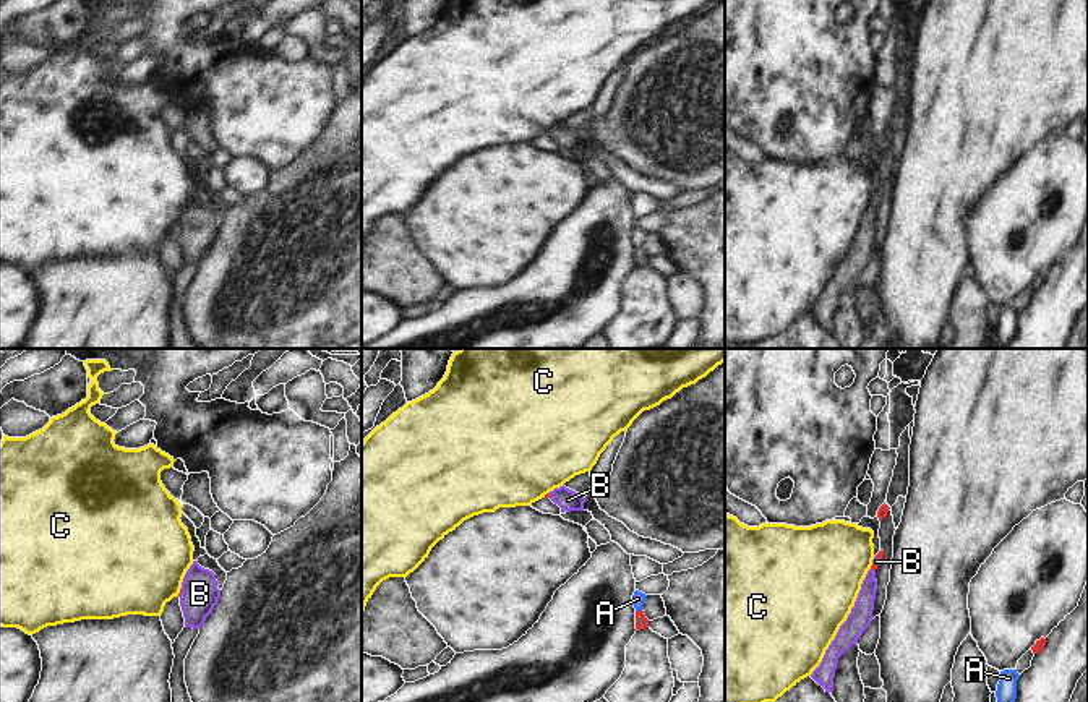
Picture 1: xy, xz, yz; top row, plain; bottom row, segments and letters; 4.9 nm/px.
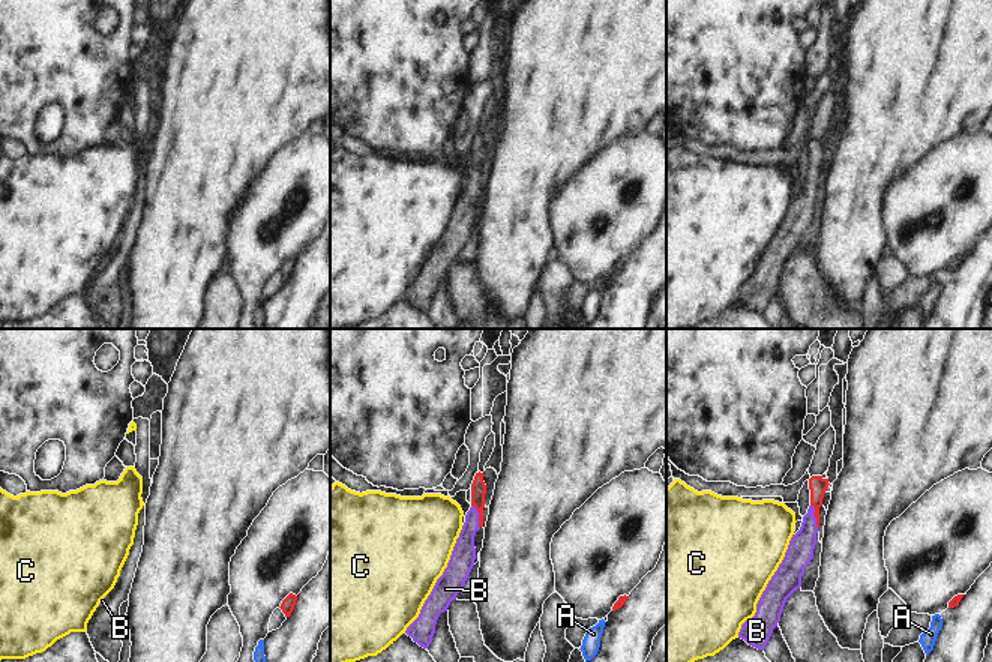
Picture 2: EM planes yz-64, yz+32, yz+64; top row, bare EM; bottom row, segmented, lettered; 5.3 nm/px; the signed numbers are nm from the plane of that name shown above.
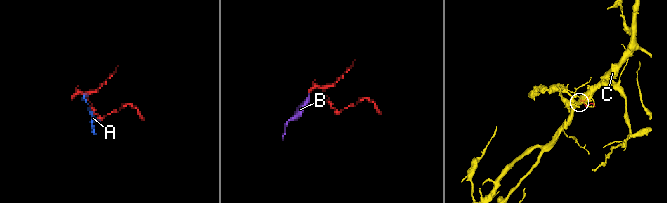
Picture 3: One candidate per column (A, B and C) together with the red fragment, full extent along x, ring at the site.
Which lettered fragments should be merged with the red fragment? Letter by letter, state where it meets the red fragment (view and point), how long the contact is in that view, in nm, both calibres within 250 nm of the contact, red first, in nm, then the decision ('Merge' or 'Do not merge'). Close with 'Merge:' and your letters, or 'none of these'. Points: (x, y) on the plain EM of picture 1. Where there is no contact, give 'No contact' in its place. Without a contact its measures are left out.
A: Touches red at xz (638, 248). Shared border 40 nm. Thickness 60 nm (red) against 60 nm. Do not merge
B: Touches red at yz (878, 193). Shared border 40 nm. Thickness 30 nm (red) against 30 nm. Merge
C: Touches red at xz (545, 132). Shared border 40 nm. Thickness 20 nm (red) against 500 nm. Do not merge
Merge: B.

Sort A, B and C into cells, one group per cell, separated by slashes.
A / B / C

